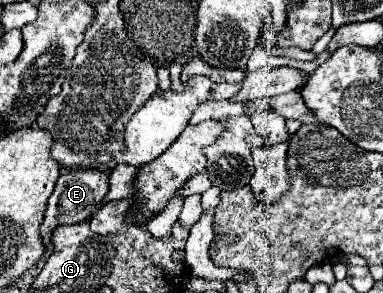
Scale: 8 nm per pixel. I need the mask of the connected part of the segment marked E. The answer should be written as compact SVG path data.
M70 169L68 173L60 175L54 187L52 197L48 199L46 217L42 221L42 235L46 235L46 243L52 243L52 233L56 227L64 223L78 223L90 217L94 207L102 201L108 191L108 173L98 169Z

